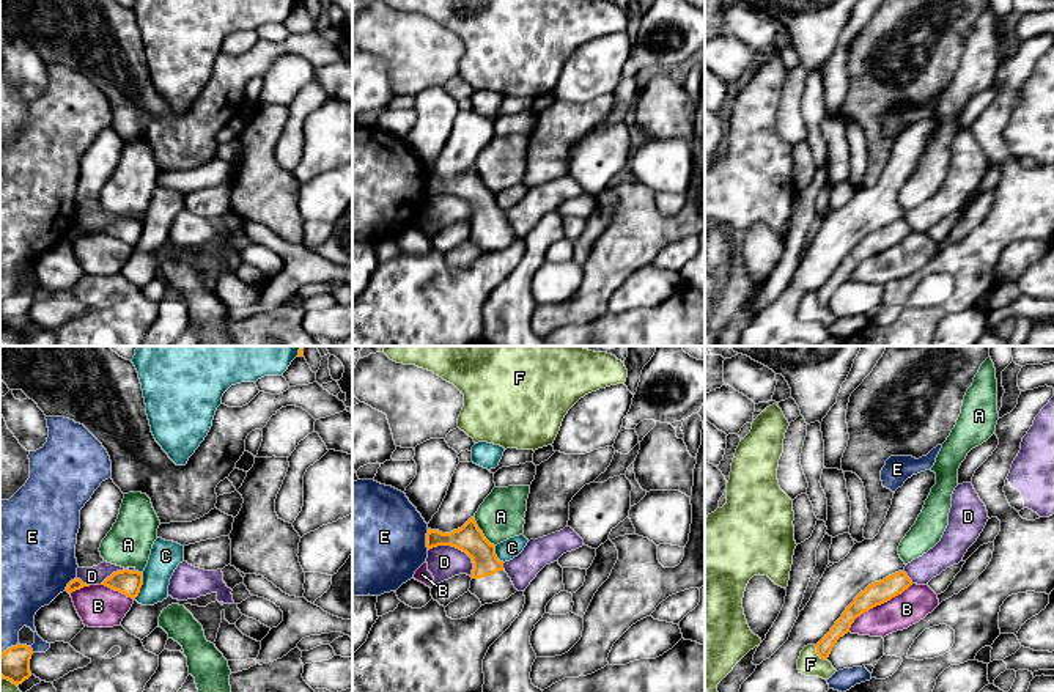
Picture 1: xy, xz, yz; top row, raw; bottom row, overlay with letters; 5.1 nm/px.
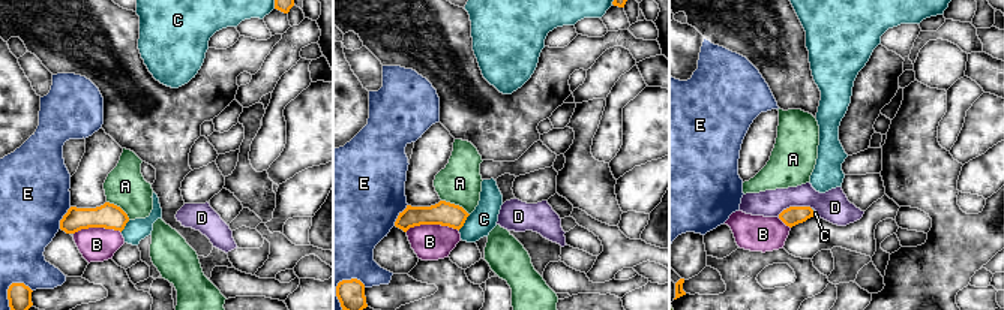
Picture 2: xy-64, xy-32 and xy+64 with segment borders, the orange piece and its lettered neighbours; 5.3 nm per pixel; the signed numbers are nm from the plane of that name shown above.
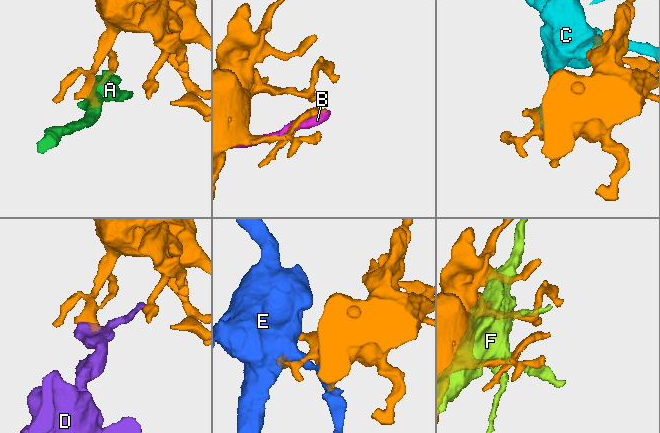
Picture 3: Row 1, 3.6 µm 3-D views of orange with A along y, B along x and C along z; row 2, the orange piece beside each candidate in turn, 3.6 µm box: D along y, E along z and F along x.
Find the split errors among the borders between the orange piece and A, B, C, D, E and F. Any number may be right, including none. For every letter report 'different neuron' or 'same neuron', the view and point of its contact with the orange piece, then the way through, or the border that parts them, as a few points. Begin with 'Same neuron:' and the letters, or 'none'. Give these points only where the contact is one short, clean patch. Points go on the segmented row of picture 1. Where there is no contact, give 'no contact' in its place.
Same neuron: none
A: different neuron | xz (482, 532) | along xz (474, 516), (482, 533), (494, 546)
B: different neuron | yz (878, 604)
C: different neuron | xy (140, 587)
D: different neuron | xz (458, 548) | along xz (428, 549), (438, 546), (461, 549), (471, 559), (472, 574)
E: different neuron | xz (427, 540)
F: different neuron | yz (817, 653)

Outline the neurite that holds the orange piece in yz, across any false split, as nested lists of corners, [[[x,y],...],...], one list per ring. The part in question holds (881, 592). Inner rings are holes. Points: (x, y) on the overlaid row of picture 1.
[[[898,571],[879,582],[868,585],[846,607],[846,610],[835,621],[831,631],[815,645],[816,654],[826,661],[837,640],[849,632],[849,628],[857,617],[901,594],[911,585],[912,580],[908,577],[905,571]]]

